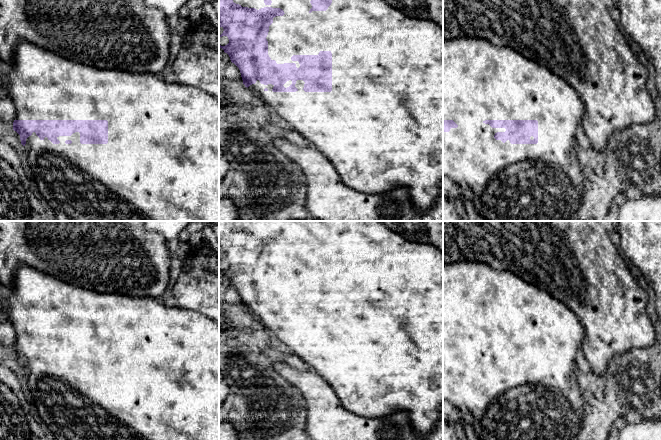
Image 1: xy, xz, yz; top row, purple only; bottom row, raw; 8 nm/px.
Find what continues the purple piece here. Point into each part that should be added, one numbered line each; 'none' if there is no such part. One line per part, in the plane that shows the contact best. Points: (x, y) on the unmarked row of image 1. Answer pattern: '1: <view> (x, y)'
1: xz (381, 350)

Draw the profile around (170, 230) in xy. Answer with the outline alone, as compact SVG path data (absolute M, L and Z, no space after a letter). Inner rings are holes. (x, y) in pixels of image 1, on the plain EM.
M145 221L145 227L150 232L162 235L166 241L173 245L180 233L194 221Z

